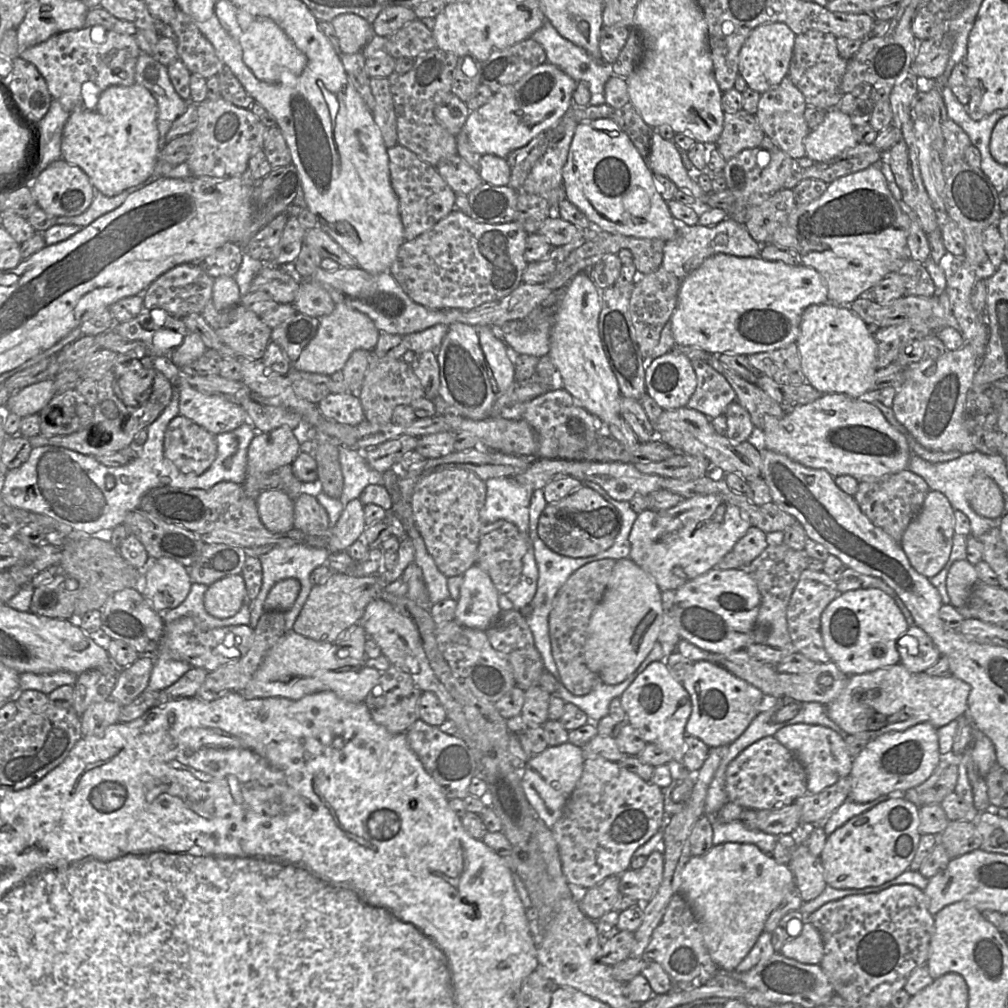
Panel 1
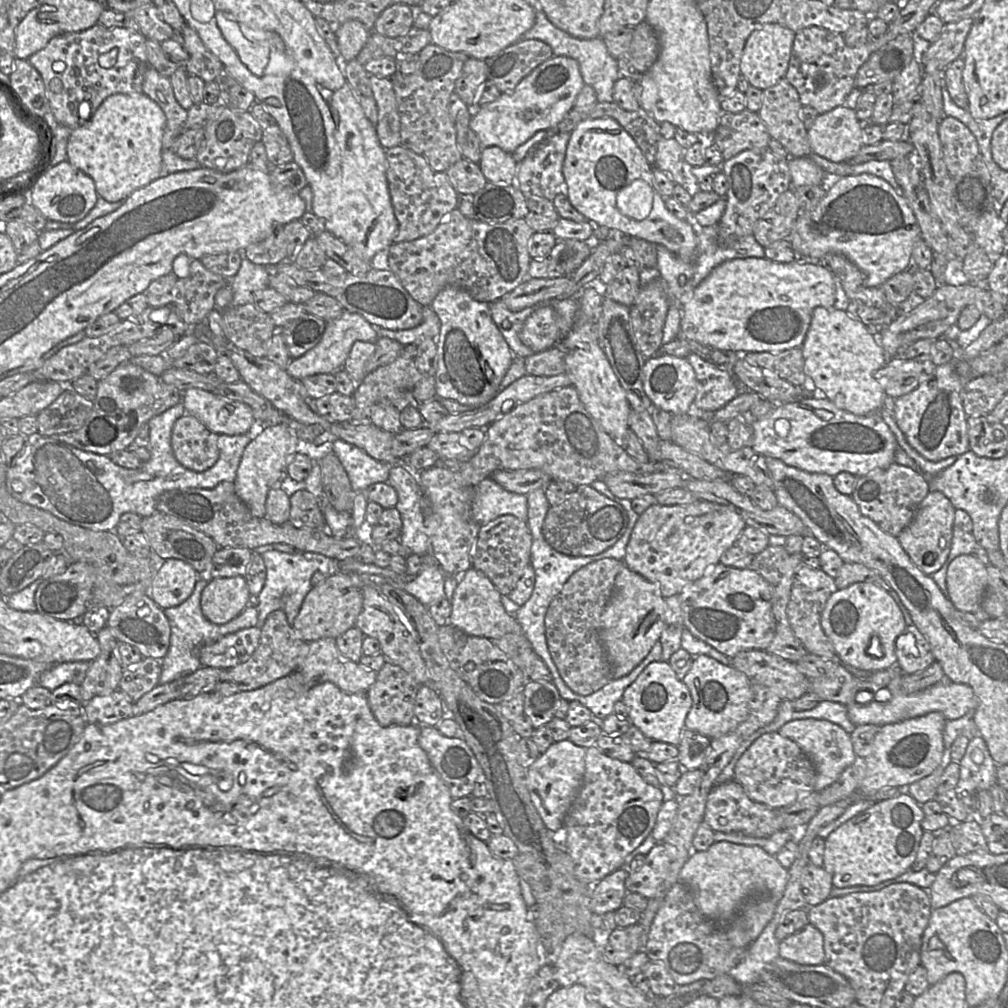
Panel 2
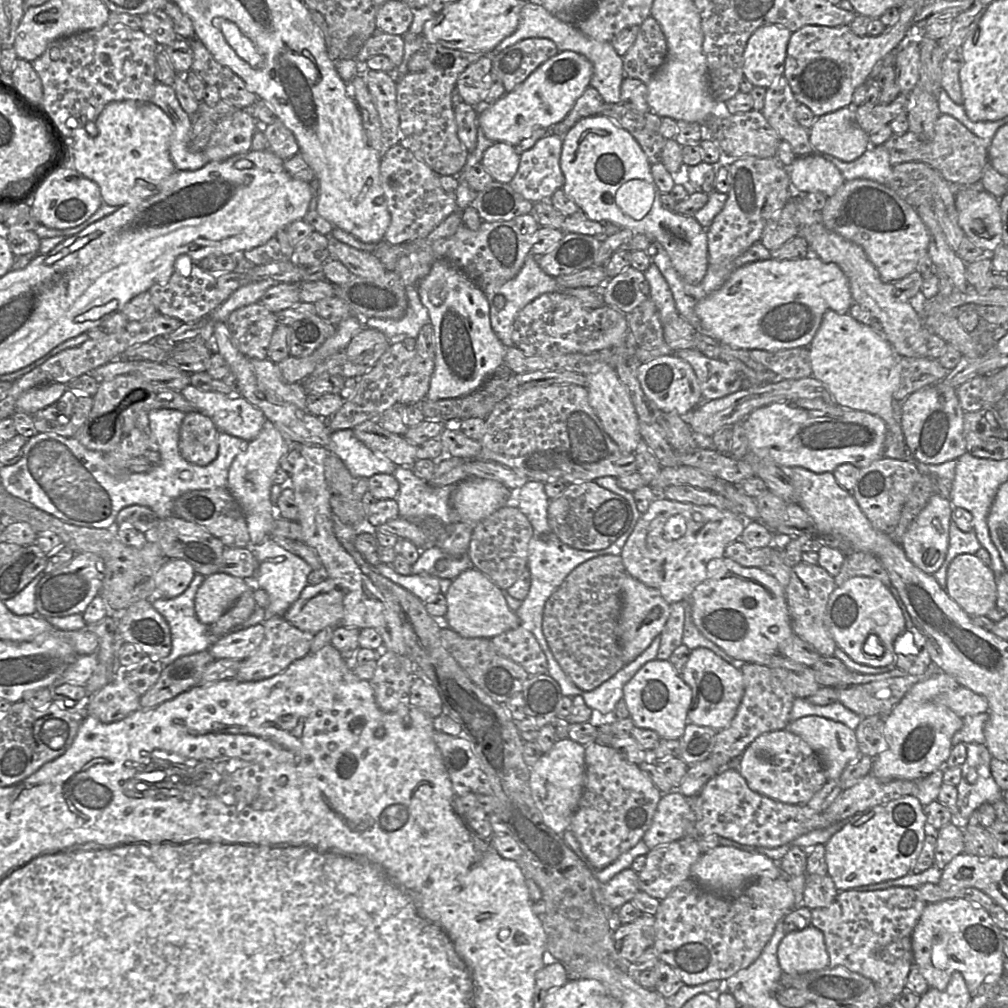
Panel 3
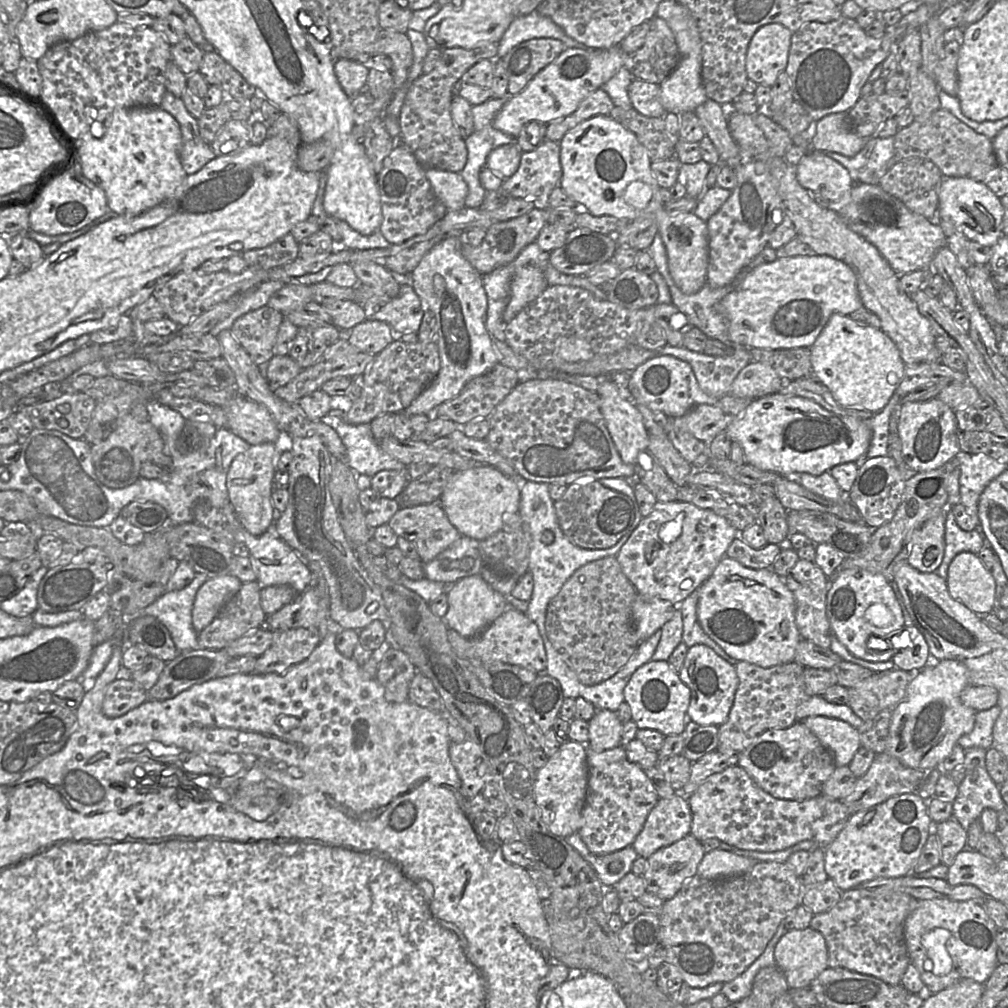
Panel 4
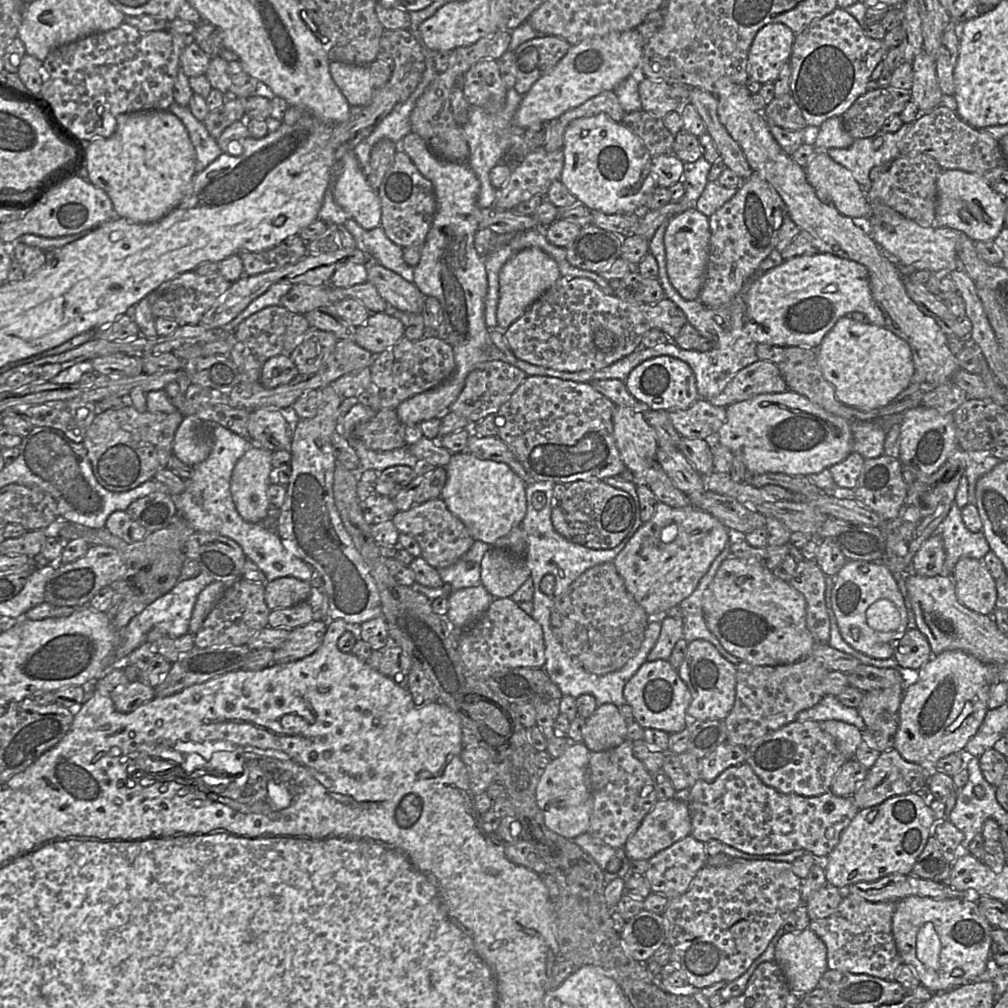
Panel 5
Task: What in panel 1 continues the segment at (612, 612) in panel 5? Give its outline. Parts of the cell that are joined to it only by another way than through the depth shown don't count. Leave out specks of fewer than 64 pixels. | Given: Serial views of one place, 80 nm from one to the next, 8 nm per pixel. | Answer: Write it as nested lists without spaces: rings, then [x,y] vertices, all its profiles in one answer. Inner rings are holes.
[[[605,558],[577,569],[557,593],[549,614],[552,656],[564,686],[575,696],[585,696],[603,683],[600,676],[587,667],[584,645],[590,617],[605,593],[615,562],[614,559]]]

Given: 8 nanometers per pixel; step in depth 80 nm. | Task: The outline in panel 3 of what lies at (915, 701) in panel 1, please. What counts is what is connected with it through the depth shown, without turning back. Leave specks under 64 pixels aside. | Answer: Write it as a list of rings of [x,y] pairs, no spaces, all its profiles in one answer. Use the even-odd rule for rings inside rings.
[[[962,686],[938,695],[936,703],[948,707],[962,719],[983,712],[987,713],[989,708],[985,697]]]

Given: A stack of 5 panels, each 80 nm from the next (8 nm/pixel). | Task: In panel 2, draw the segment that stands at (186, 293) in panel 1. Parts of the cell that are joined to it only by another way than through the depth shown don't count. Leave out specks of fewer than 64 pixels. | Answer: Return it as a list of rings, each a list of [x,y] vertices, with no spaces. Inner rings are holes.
[[[190,258],[190,262],[189,274],[186,277],[179,277],[174,271],[171,271],[151,282],[143,293],[150,307],[168,308],[188,327],[193,327],[203,323],[208,313],[215,308],[215,295],[228,283],[228,279],[207,270],[199,259]]]

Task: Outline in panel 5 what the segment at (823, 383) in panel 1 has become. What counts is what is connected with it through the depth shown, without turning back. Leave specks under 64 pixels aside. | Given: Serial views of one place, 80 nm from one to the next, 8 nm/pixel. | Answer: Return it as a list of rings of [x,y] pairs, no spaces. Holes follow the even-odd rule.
[[[849,315],[837,320],[816,349],[816,361],[824,378],[832,385],[836,398],[853,409],[875,411],[889,404],[900,392],[909,387],[915,373],[909,344],[887,329],[871,323],[861,323]]]

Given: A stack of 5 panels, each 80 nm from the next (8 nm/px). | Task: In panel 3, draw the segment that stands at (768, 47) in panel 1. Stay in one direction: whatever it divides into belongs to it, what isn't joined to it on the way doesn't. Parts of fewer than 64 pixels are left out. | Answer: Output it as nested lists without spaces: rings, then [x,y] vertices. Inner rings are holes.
[[[775,24],[757,28],[744,50],[743,73],[754,86],[768,89],[784,74],[792,32]]]

